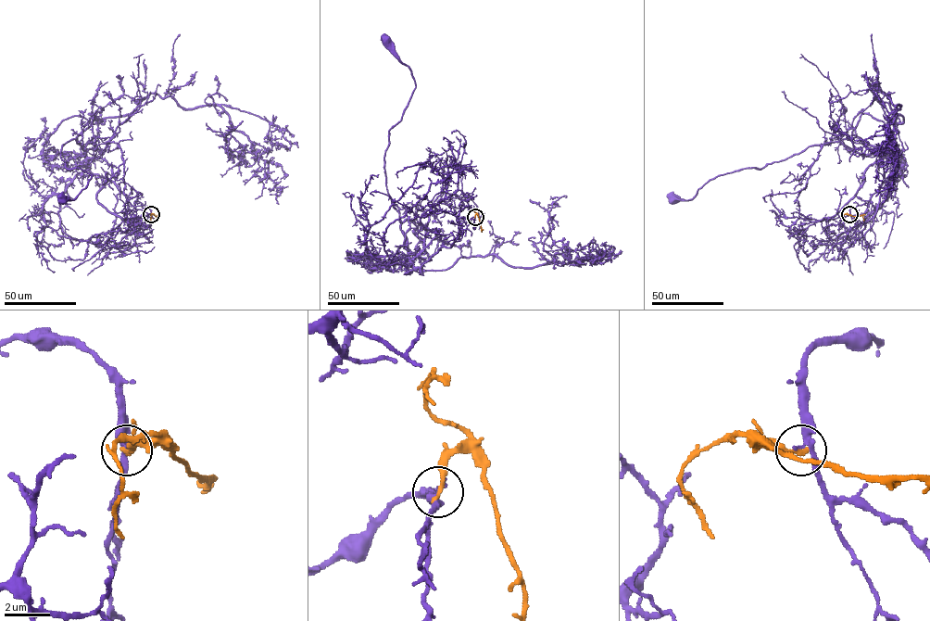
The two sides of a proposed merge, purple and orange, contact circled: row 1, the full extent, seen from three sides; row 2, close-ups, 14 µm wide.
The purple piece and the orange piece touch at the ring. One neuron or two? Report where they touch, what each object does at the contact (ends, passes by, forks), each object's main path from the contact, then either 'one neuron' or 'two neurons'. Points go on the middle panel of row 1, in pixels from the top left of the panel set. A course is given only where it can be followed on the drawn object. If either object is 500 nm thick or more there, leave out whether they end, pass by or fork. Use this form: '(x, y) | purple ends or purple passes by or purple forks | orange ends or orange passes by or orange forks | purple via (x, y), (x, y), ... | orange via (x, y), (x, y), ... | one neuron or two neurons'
(475, 217) | purple passes by | orange ends | purple via (475, 217), (458, 240), (420, 267), (408, 259), (384, 156), (389, 131), (415, 84), (386, 41) | orange via (475, 217), (478, 215), (482, 231) | two neurons

